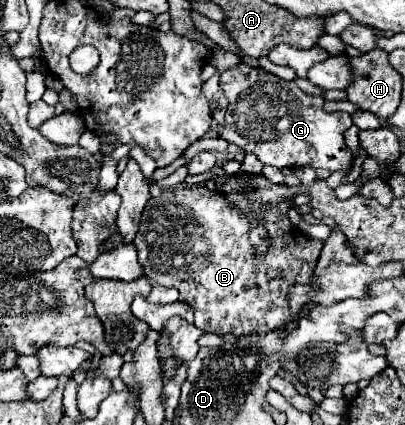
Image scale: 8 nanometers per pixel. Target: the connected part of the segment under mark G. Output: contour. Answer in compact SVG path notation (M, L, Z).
M237 64L221 74L219 86L223 88L229 106L225 114L225 122L217 126L219 138L227 140L229 144L241 146L247 154L255 154L261 164L275 166L275 168L327 168L329 172L349 172L353 168L355 156L347 150L343 140L343 132L353 124L347 112L325 112L323 110L323 96L309 96L299 90L295 82L281 80L275 74L265 72L263 68L253 68L247 64Z

